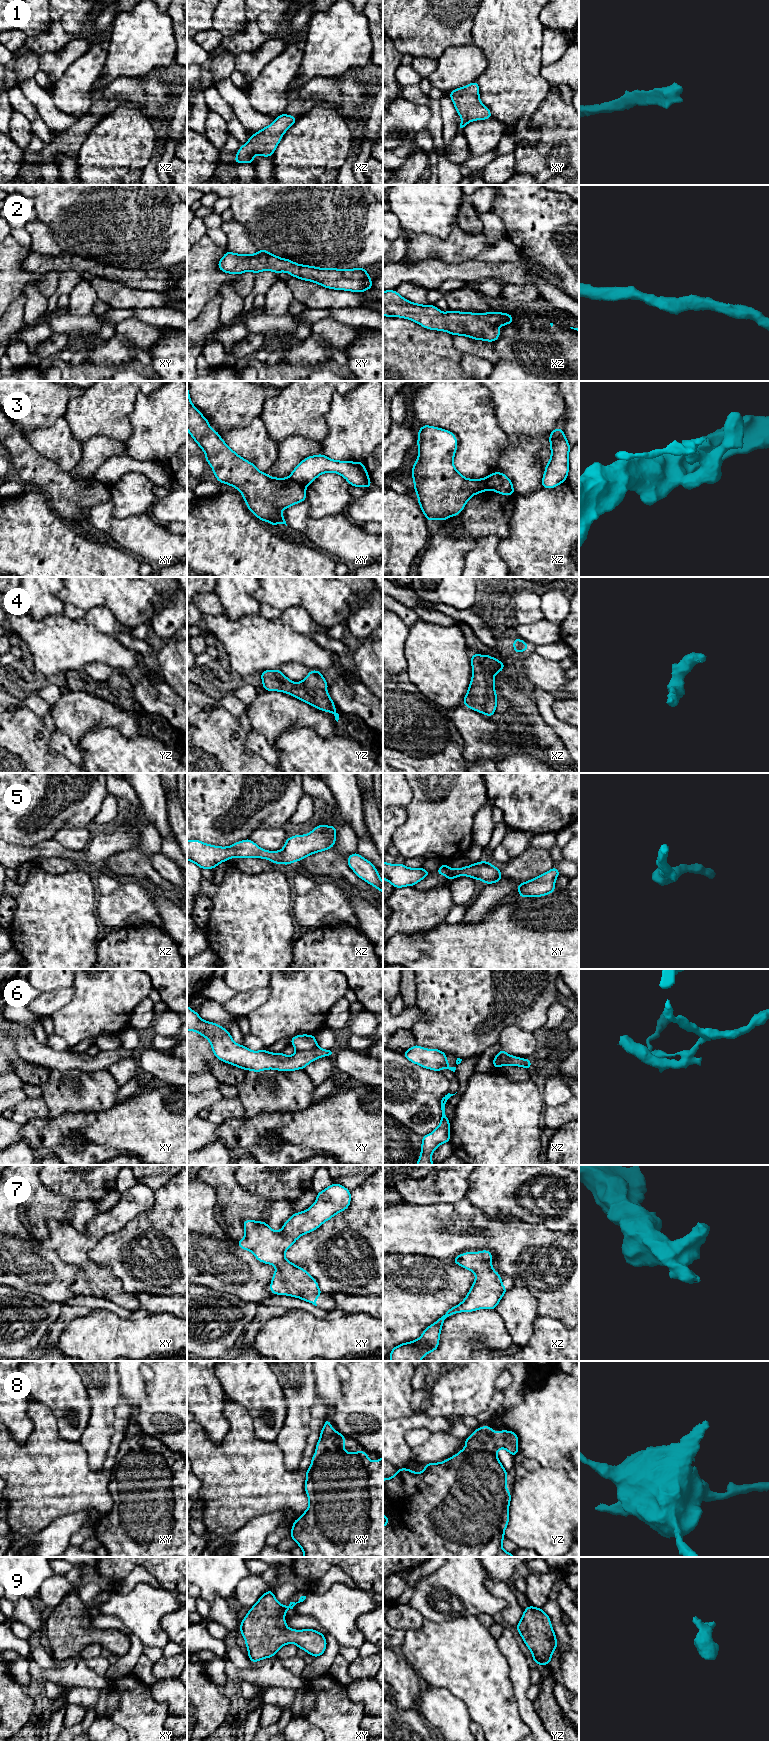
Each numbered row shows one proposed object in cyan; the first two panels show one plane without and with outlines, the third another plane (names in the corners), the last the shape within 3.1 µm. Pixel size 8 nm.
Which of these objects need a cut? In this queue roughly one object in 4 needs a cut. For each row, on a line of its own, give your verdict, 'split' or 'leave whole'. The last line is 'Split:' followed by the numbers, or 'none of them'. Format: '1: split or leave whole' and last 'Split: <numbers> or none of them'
1: leave whole
2: leave whole
3: split
4: leave whole
5: leave whole
6: split
7: leave whole
8: leave whole
9: leave whole
Split: 3, 6

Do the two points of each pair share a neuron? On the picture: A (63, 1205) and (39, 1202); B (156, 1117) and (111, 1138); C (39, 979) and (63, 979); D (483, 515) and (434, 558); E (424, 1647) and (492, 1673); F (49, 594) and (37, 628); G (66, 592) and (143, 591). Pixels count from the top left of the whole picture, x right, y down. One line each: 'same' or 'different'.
A: same
B: same
C: same
D: same
E: same
F: different
G: same

